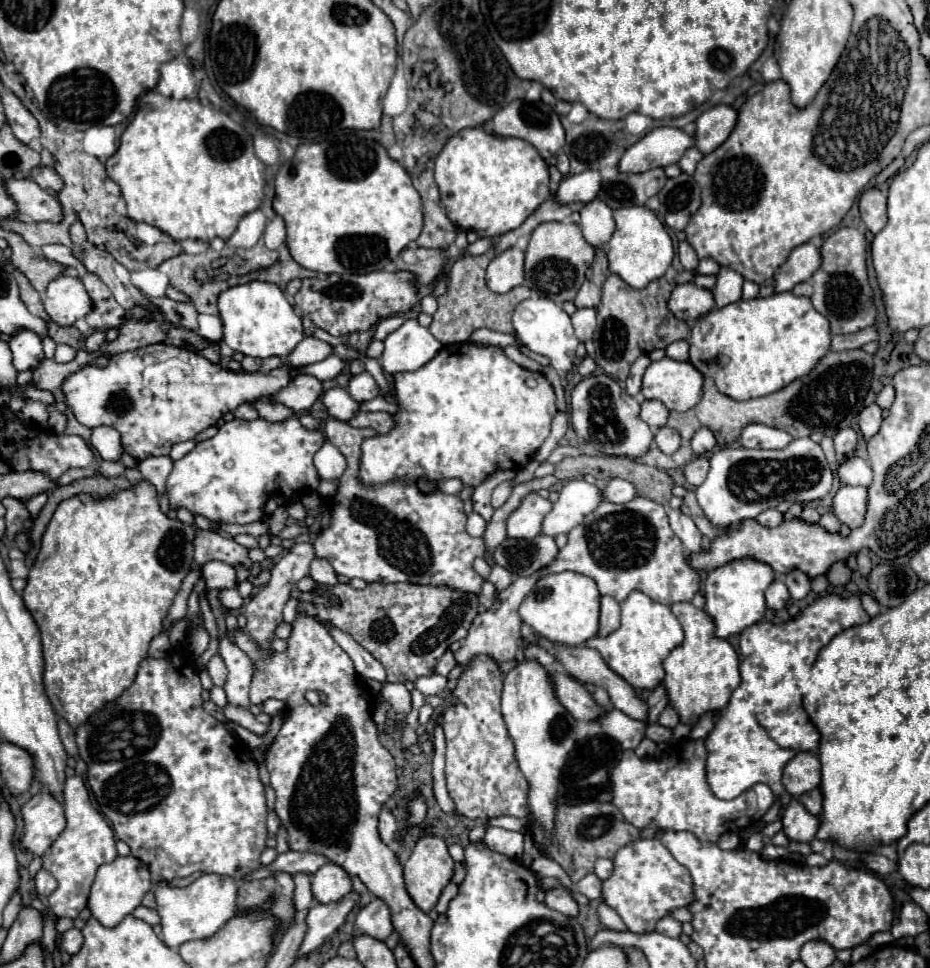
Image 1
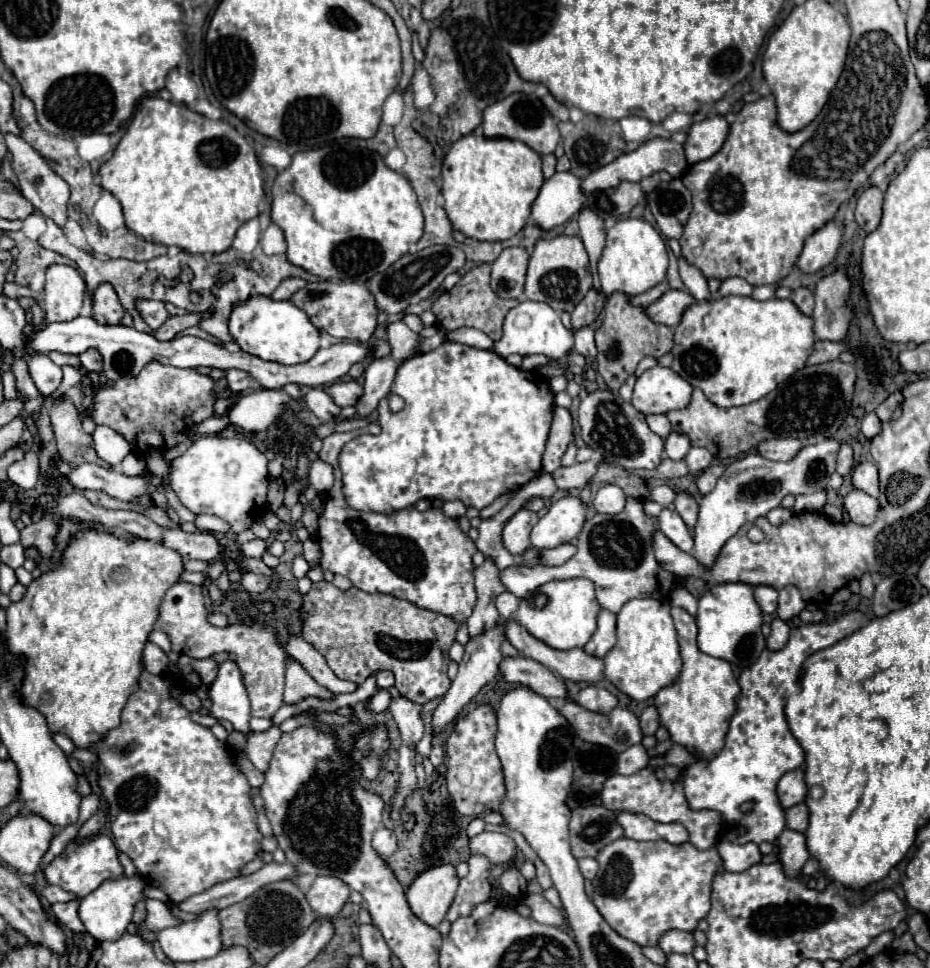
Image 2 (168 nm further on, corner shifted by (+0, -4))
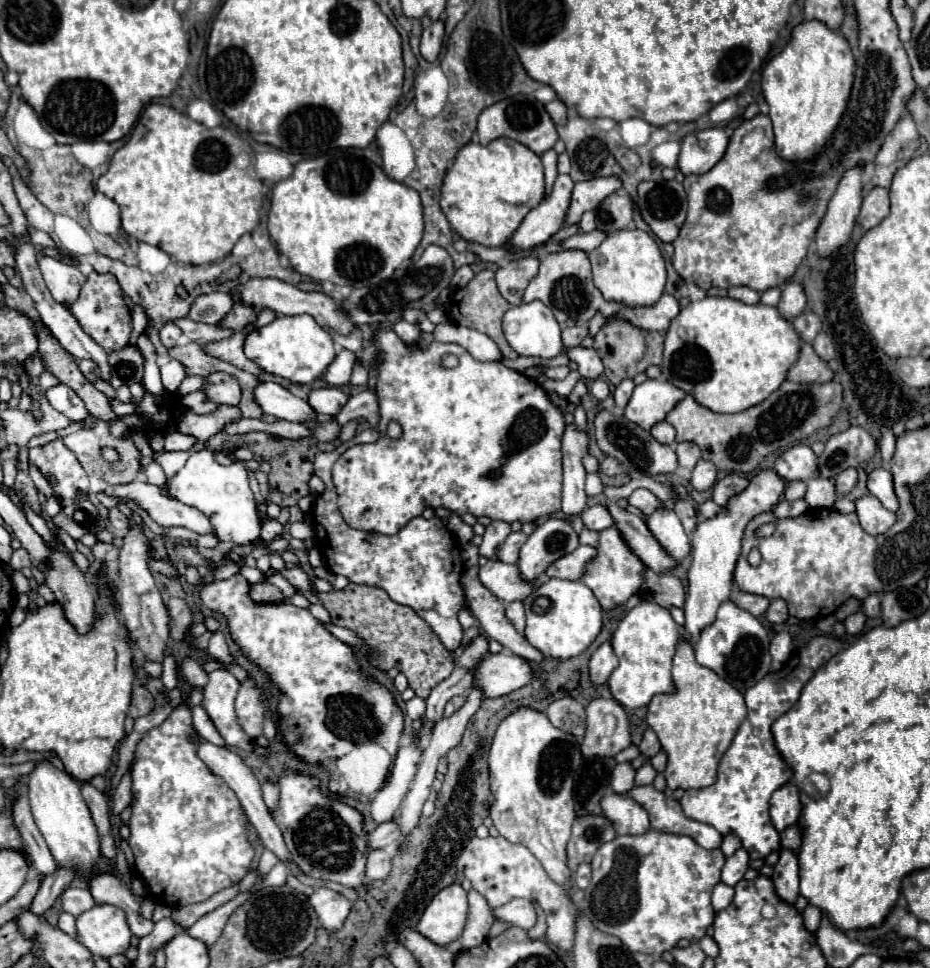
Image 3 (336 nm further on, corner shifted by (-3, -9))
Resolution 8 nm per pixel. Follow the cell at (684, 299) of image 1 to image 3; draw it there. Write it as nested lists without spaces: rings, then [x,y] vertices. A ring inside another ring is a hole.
[[[665,292],[659,298],[657,304],[653,304],[653,306],[637,306],[637,308],[623,308],[617,314],[617,318],[629,320],[631,324],[637,324],[637,328],[665,332],[669,328],[669,324],[673,322],[673,318],[679,314],[679,310],[681,310],[679,300]]]

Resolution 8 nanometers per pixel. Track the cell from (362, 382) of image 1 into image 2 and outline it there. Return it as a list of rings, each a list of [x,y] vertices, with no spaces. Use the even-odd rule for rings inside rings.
[[[340,381],[340,383],[332,383],[326,389],[326,393],[334,399],[338,407],[346,407],[358,401],[358,397],[362,395],[362,385],[358,381]]]

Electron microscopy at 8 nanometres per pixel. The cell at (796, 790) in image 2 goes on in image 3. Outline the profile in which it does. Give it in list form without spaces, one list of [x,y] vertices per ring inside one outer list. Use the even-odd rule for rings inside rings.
[[[787,782],[771,796],[771,822],[781,832],[789,824],[797,824],[801,814],[801,800],[799,800],[799,788],[795,782]]]

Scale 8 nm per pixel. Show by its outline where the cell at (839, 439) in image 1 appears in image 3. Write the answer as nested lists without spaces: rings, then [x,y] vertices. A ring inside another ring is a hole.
[[[847,468],[845,472],[841,472],[835,478],[835,490],[839,494],[847,494],[855,484],[857,484],[857,470],[855,468]]]

